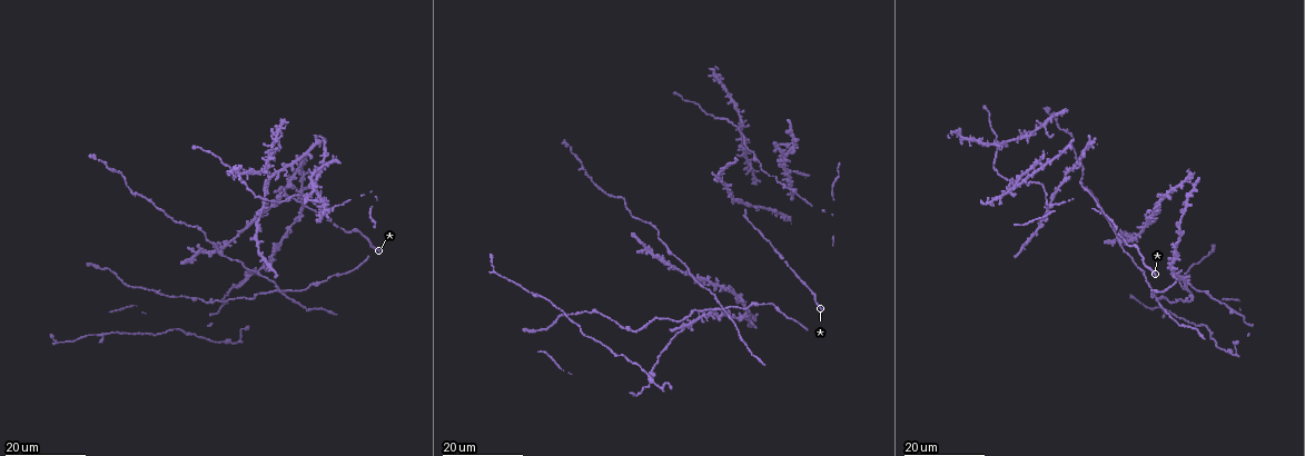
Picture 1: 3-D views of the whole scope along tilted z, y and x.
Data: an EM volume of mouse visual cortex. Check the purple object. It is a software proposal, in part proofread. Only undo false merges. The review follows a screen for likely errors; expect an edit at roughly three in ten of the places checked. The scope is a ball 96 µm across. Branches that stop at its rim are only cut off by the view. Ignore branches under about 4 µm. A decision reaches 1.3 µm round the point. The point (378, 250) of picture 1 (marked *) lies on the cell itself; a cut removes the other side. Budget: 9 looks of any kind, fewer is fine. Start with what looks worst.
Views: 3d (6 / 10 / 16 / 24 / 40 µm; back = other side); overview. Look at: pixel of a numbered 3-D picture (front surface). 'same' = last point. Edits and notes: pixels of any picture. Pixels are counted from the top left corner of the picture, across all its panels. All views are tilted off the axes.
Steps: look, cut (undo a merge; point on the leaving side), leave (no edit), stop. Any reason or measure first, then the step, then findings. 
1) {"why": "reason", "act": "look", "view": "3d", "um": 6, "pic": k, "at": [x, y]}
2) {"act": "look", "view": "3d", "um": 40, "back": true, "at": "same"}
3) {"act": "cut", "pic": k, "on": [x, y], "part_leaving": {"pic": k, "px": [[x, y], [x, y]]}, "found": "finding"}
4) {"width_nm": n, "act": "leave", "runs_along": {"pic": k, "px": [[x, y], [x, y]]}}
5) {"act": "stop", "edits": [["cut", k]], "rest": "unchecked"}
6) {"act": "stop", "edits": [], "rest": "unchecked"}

{"why": "four or more arms meet", "act": "look", "view": "3d", "um": 16, "pic": 1, "at": [781, 165]}

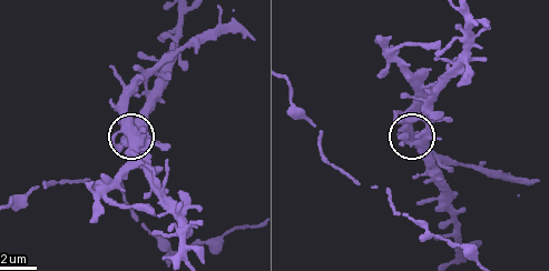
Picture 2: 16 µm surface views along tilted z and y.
{"act": "look", "view": "3d", "um": 10, "pic": 2, "at": [410, 141]}

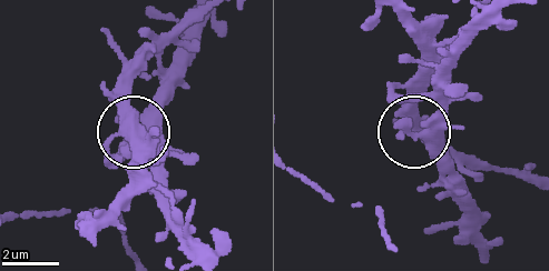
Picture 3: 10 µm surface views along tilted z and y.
{"side_arm_um": 17, "act": "leave", "found": "all the same cell"}

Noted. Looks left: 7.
{"act": "look", "view": "3d", "um": 16, "pic": 1, "at": [719, 309]}

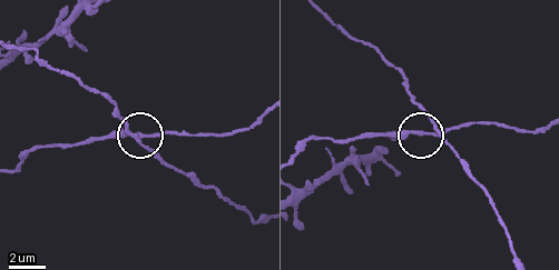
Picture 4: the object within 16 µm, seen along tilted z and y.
{"act": "look", "view": "3d", "um": 10, "pic": 4, "at": [141, 136]}

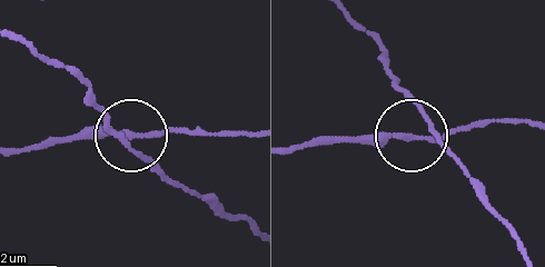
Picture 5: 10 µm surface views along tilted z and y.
{"act": "look", "view": "3d", "um": 10, "back": true, "pic": 5, "at": [129, 135]}

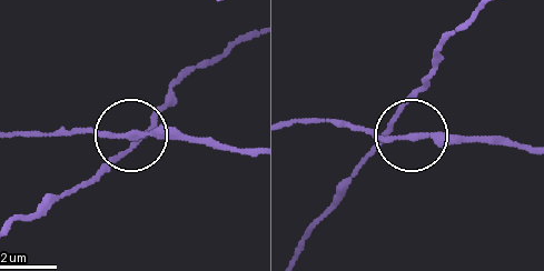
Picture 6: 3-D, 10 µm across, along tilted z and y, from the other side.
{"act": "leave", "runs_along": {"pic": 6, "px": [[294, 124], [336, 119], [393, 138], [415, 132], [492, 138]]}, "found": "all the same cell"}

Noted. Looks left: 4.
{"why": "thin arm on a thick one", "act": "look", "view": "3d", "um": 16, "pic": 1, "at": [1047, 125]}

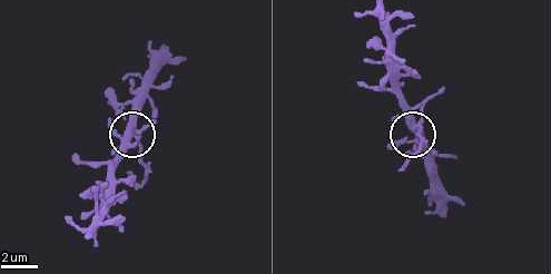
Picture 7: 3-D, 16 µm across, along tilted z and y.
{"act": "look", "view": "3d", "um": 6, "pic": 7, "at": [417, 124]}

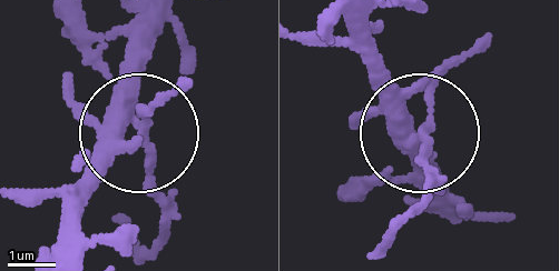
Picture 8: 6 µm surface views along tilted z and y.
{"act": "look", "view": "3d", "um": 6, "back": true, "pic": 8, "at": [423, 134]}

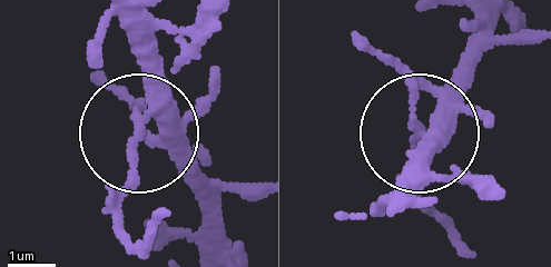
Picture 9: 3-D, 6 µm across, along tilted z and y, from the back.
{"act": "cut", "pic": 9, "on": [120, 188], "found": "two cells meet here"}

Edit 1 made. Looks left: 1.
{"act": "stop", "edits": [["cut", 9]], "rest": "unchecked"}

